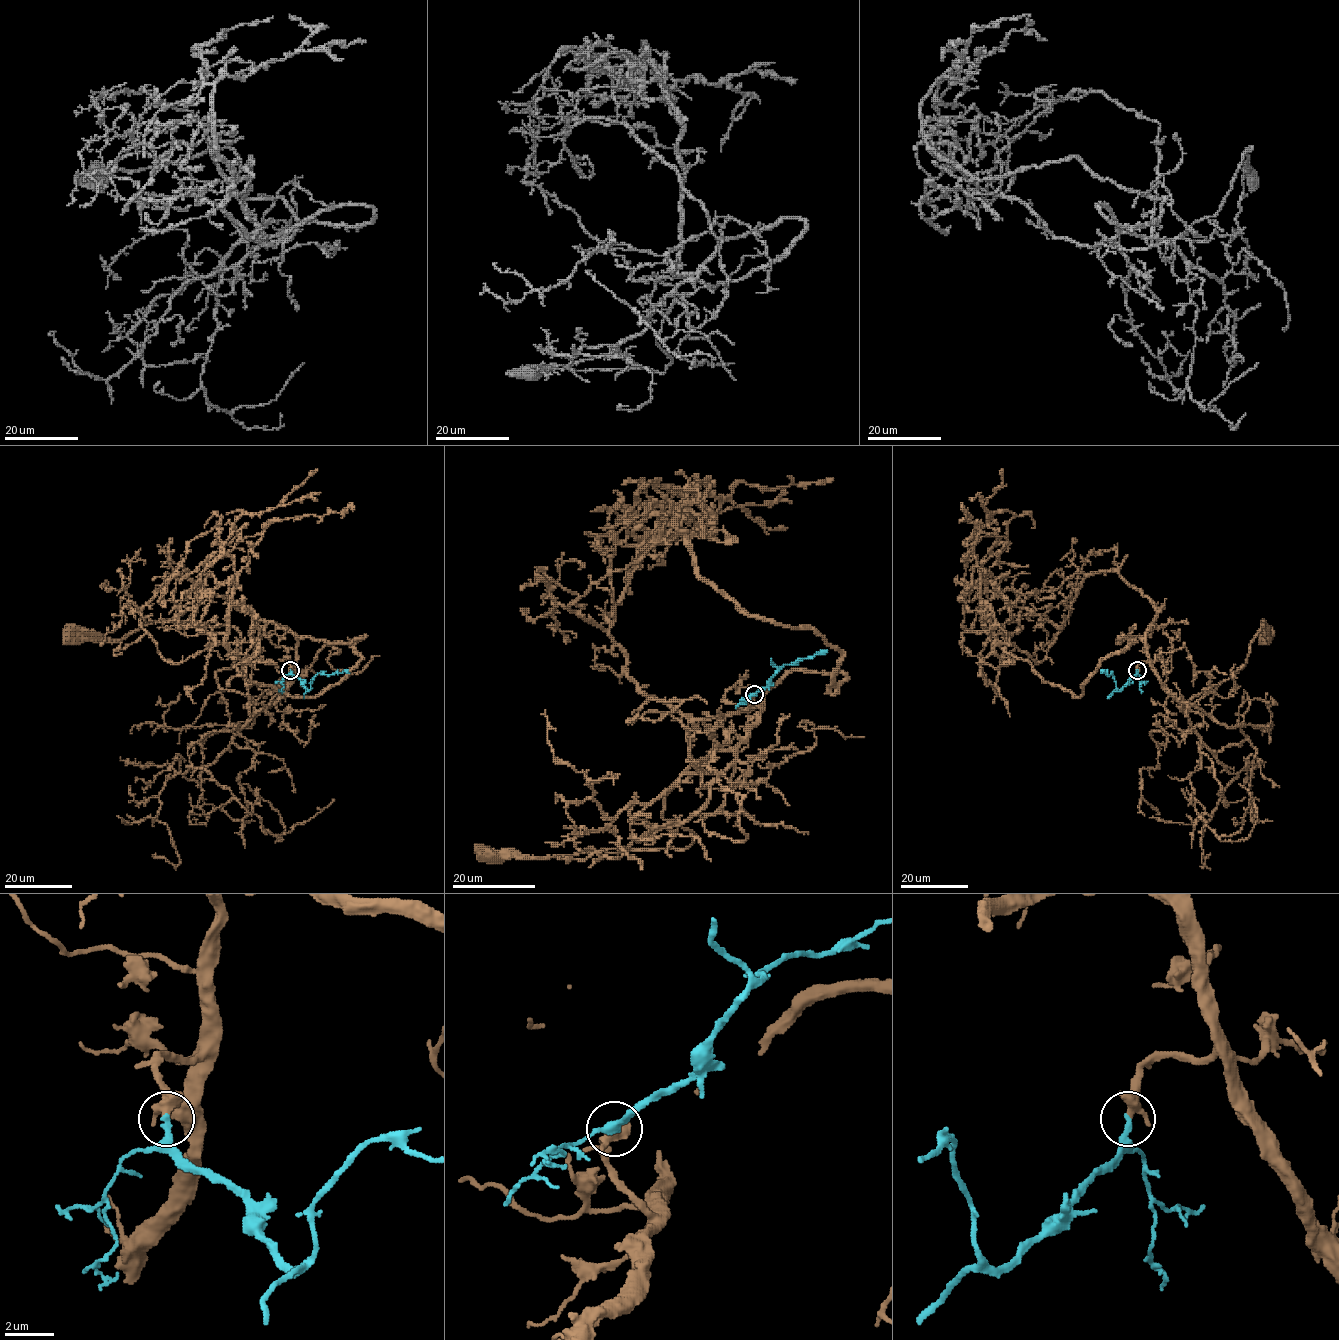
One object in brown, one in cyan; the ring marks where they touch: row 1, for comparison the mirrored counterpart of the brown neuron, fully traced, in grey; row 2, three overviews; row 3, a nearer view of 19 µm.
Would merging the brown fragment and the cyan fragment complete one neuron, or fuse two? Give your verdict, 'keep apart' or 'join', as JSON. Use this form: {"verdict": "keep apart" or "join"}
{"verdict": "join"}

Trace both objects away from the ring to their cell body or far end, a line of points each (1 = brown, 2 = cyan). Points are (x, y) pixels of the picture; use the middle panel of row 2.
1: (755, 694), (760, 717), (749, 733), (711, 752), (667, 793), (665, 819), (694, 836), (683, 849), (490, 853)
2: (755, 694), (768, 683), (781, 667), (826, 650)

